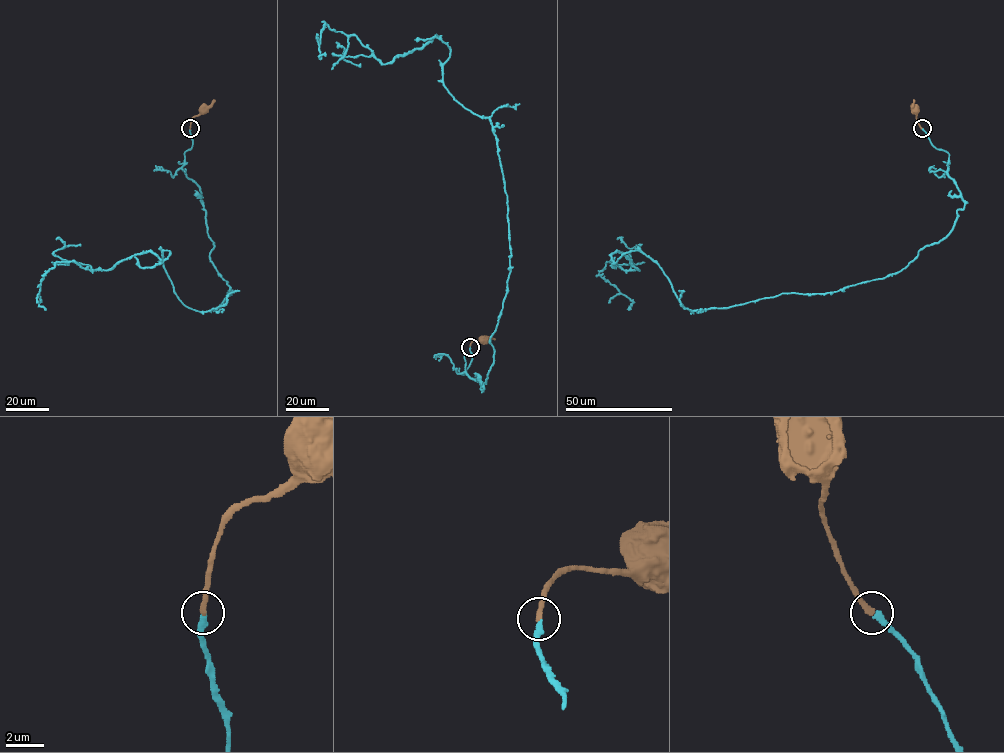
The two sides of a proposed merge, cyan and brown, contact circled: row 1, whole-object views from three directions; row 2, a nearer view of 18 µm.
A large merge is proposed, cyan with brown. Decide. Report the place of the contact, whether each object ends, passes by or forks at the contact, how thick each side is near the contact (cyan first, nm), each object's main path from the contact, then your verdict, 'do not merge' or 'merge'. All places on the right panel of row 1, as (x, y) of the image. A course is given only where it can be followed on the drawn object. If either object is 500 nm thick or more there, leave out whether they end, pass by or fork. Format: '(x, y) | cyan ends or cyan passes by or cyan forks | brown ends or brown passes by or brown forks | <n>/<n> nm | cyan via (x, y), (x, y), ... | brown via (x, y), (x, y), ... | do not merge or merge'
(922, 128) | cyan ends | brown ends | 360/260 nm | cyan via (922, 129), (964, 207), (900, 271), (692, 312), (656, 263), (615, 251), (639, 270), (599, 273), (627, 309) | brown via (922, 128), (915, 108) | merge

